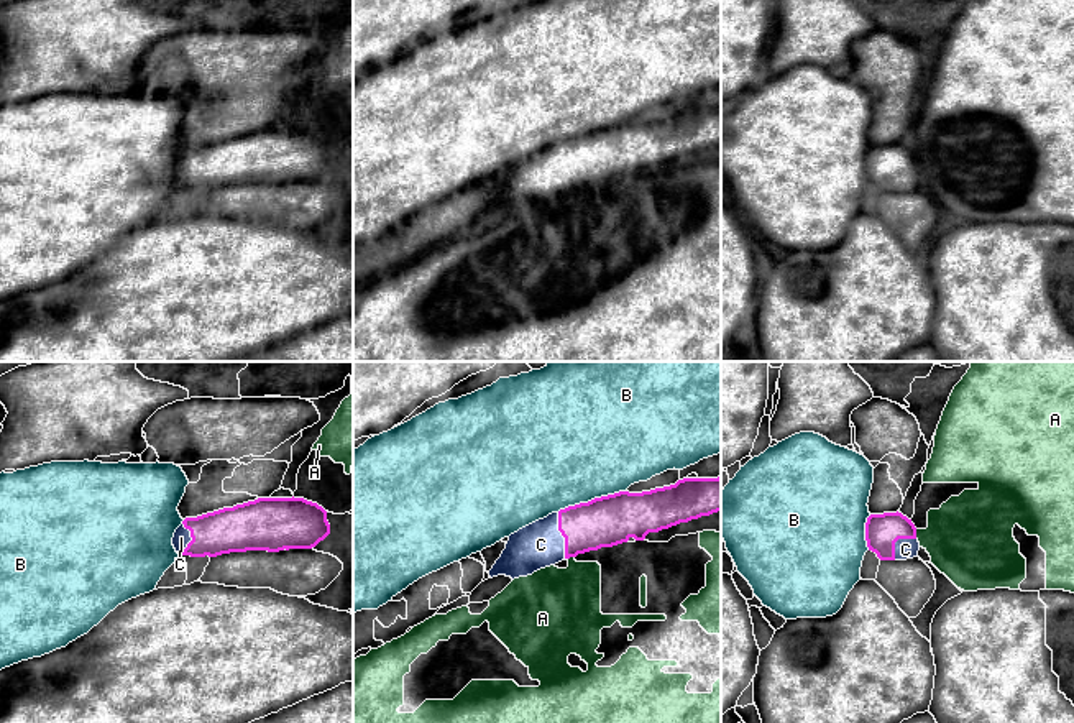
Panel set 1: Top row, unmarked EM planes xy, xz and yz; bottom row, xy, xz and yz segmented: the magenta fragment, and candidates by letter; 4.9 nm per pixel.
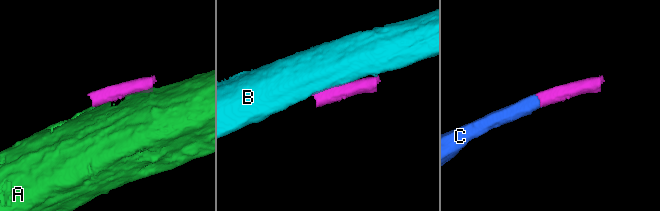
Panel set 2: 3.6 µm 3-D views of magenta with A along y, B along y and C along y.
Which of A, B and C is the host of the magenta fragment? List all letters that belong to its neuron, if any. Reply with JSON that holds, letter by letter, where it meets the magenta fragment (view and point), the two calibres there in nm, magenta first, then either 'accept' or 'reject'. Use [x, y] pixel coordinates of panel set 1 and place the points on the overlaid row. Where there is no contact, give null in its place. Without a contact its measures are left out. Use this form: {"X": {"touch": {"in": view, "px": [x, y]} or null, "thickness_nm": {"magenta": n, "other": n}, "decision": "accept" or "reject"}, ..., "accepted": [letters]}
{"A": {"touch": {"in": "yz", "px": [915, 534]}, "thickness_nm": {"magenta": 170, "other": 400}, "decision": "reject"}, "B": {"touch": {"in": "xz", "px": [592, 500]}, "thickness_nm": {"magenta": 240, "other": 500}, "decision": "reject"}, "C": {"touch": {"in": "xz", "px": [562, 534]}, "thickness_nm": {"magenta": 240, "other": 220}, "decision": "accept"}, "accepted": ["C"]}

